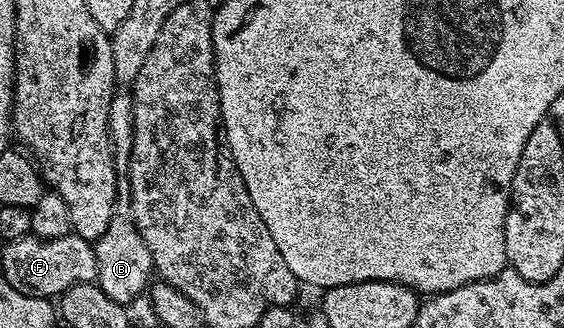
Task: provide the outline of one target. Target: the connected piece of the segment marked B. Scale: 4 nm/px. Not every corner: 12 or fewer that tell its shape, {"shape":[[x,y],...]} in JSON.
{"shape":[[133,96],[107,109],[117,174],[111,225],[93,243],[96,284],[128,305],[155,275],[135,225],[129,170]]}

